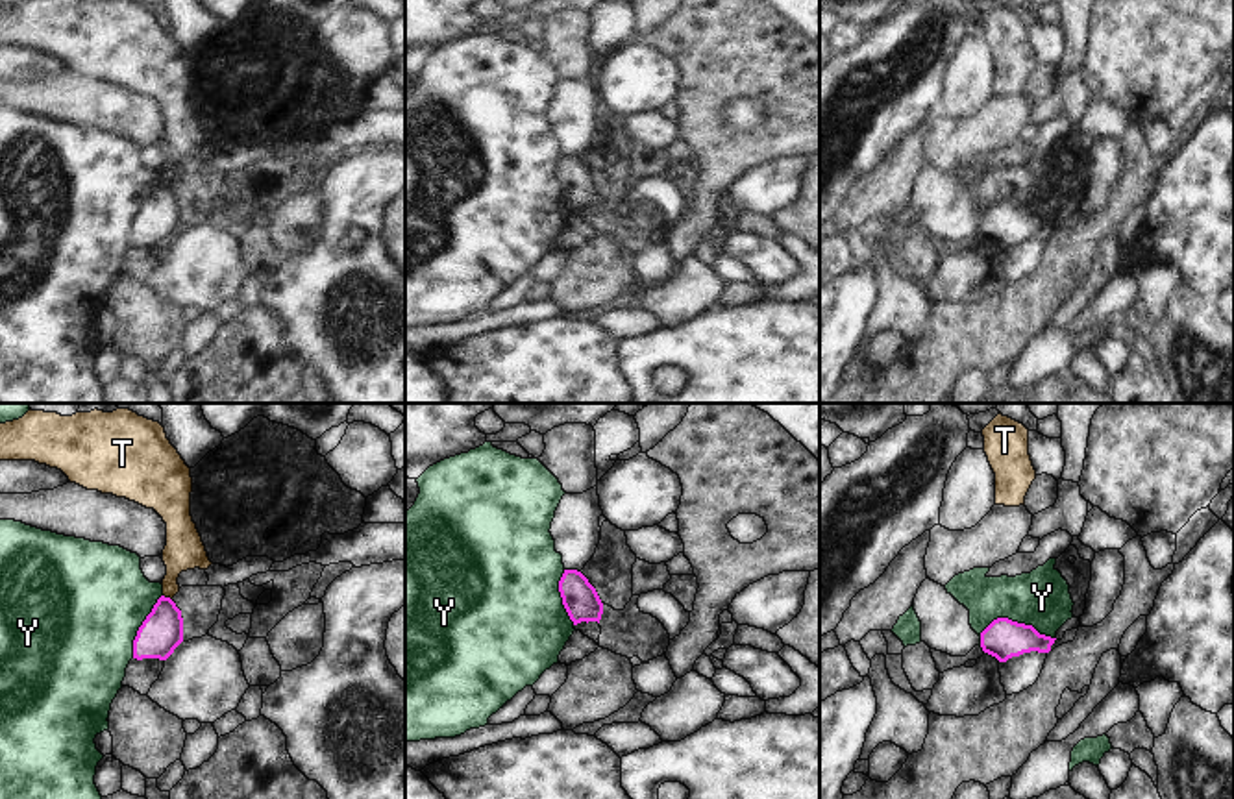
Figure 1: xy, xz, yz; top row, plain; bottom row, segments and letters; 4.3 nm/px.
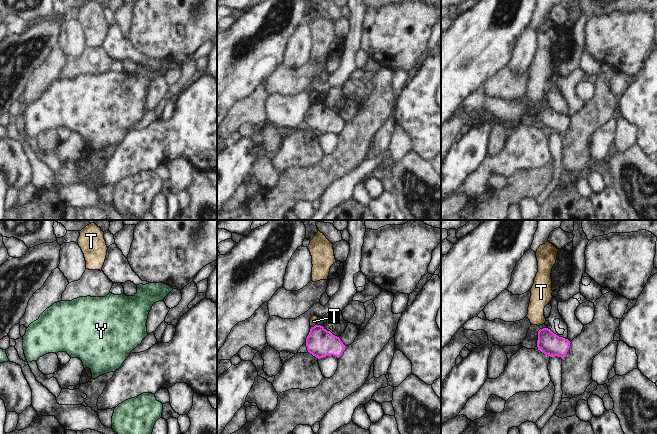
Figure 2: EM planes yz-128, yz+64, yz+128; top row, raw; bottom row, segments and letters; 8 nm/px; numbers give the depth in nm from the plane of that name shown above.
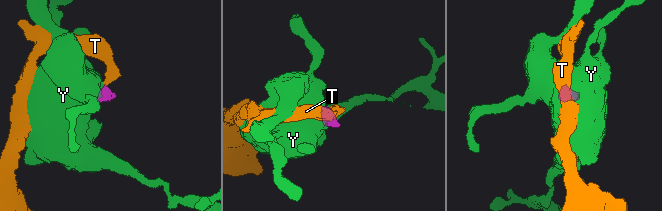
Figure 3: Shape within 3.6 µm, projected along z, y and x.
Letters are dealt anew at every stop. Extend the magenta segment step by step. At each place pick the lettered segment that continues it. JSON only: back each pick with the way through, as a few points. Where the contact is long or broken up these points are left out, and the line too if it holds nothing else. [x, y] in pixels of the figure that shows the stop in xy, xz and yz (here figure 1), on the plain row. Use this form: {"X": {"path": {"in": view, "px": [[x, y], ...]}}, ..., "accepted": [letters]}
{"accepted": []}

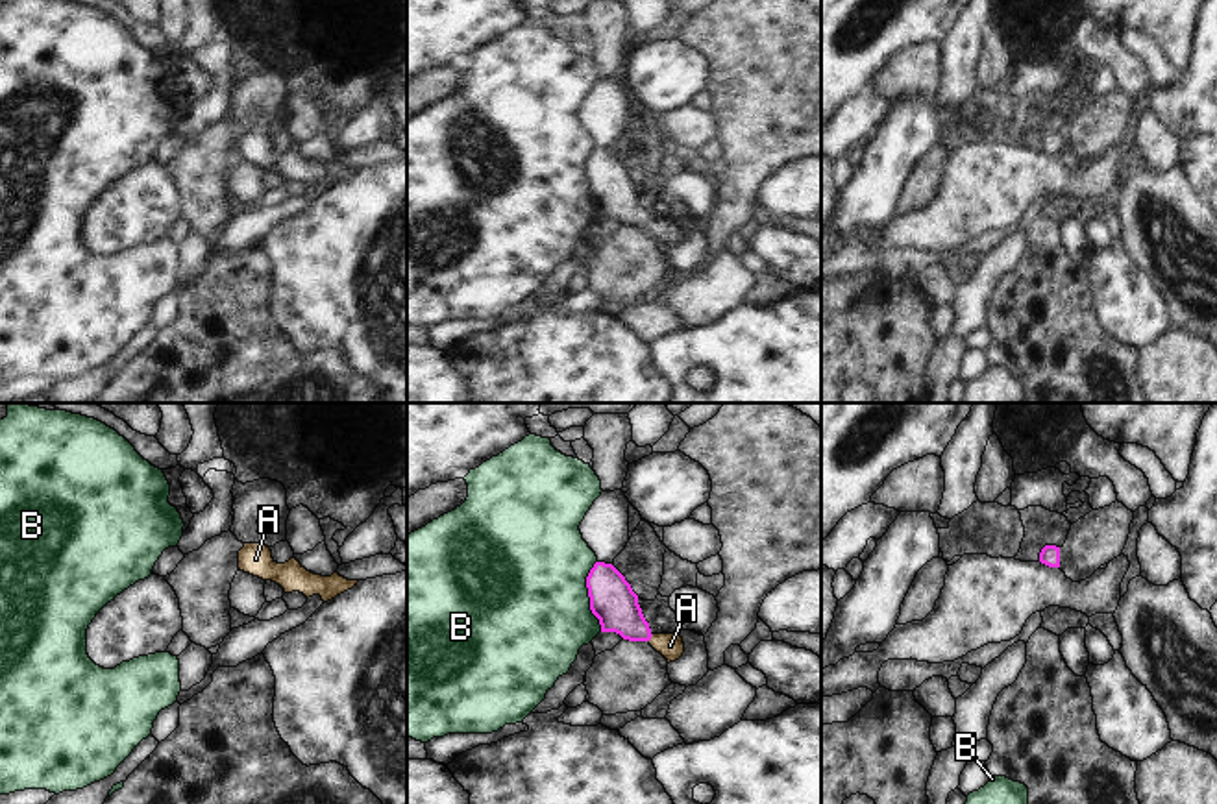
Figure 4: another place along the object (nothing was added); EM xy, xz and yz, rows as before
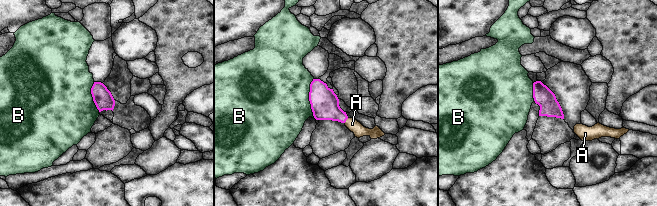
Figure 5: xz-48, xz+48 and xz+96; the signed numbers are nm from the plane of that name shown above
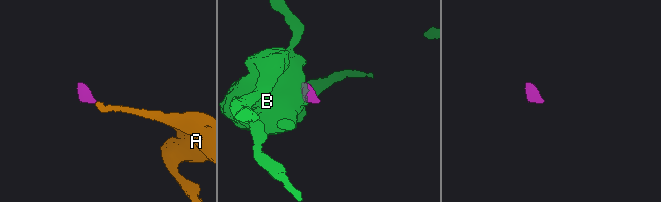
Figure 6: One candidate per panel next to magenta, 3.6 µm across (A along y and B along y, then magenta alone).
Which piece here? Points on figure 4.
{"A": {"path": {"in": "xz", "px": [[613, 187], [650, 224], [670, 231]]}}, "accepted": ["A"]}

